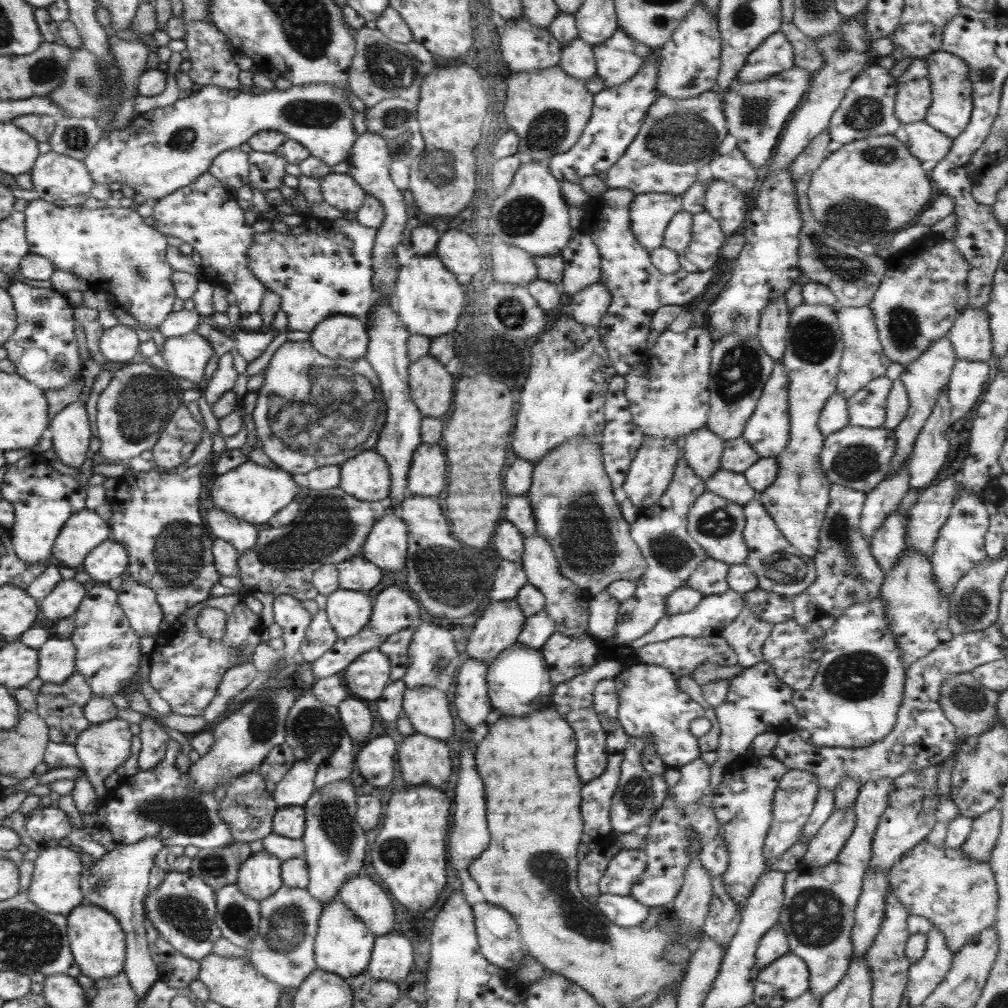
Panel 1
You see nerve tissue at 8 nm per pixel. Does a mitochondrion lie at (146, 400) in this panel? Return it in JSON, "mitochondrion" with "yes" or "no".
{"mitochondrion":"yes"}

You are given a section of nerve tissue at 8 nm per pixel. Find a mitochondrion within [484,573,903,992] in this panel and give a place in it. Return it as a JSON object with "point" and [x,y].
{"point":[550,869]}

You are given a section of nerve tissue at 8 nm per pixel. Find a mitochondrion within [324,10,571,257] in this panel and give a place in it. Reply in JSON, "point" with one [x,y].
{"point":[390,69]}

